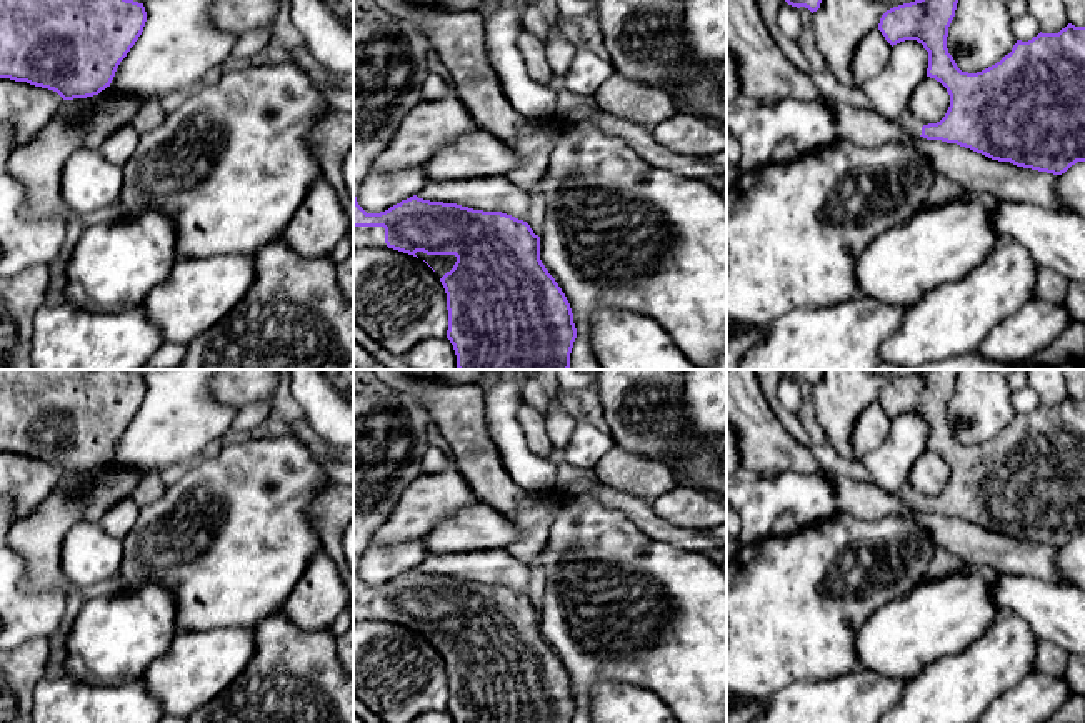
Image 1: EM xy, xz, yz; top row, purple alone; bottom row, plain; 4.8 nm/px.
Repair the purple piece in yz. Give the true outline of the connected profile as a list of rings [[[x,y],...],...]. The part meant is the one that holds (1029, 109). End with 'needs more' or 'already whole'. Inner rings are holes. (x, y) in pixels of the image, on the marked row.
[[[915,0],[882,15],[878,30],[885,40],[892,47],[905,40],[922,43],[928,52],[927,77],[940,82],[950,95],[950,107],[937,123],[920,125],[908,112],[893,122],[927,140],[957,143],[992,160],[1053,175],[1085,162],[1085,27],[1068,23],[1058,33],[1040,32],[1028,42],[1017,40],[1000,62],[968,73],[957,67],[947,48],[957,3]]]; needs more

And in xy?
[[[0,0],[0,78],[57,92],[63,100],[98,95],[143,32],[147,12],[133,0]]]; already whole

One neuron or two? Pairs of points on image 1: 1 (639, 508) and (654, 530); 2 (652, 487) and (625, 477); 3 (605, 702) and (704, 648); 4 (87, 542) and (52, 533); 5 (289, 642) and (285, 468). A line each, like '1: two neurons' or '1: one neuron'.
1: one neuron
2: one neuron
3: two neurons
4: two neurons
5: two neurons

